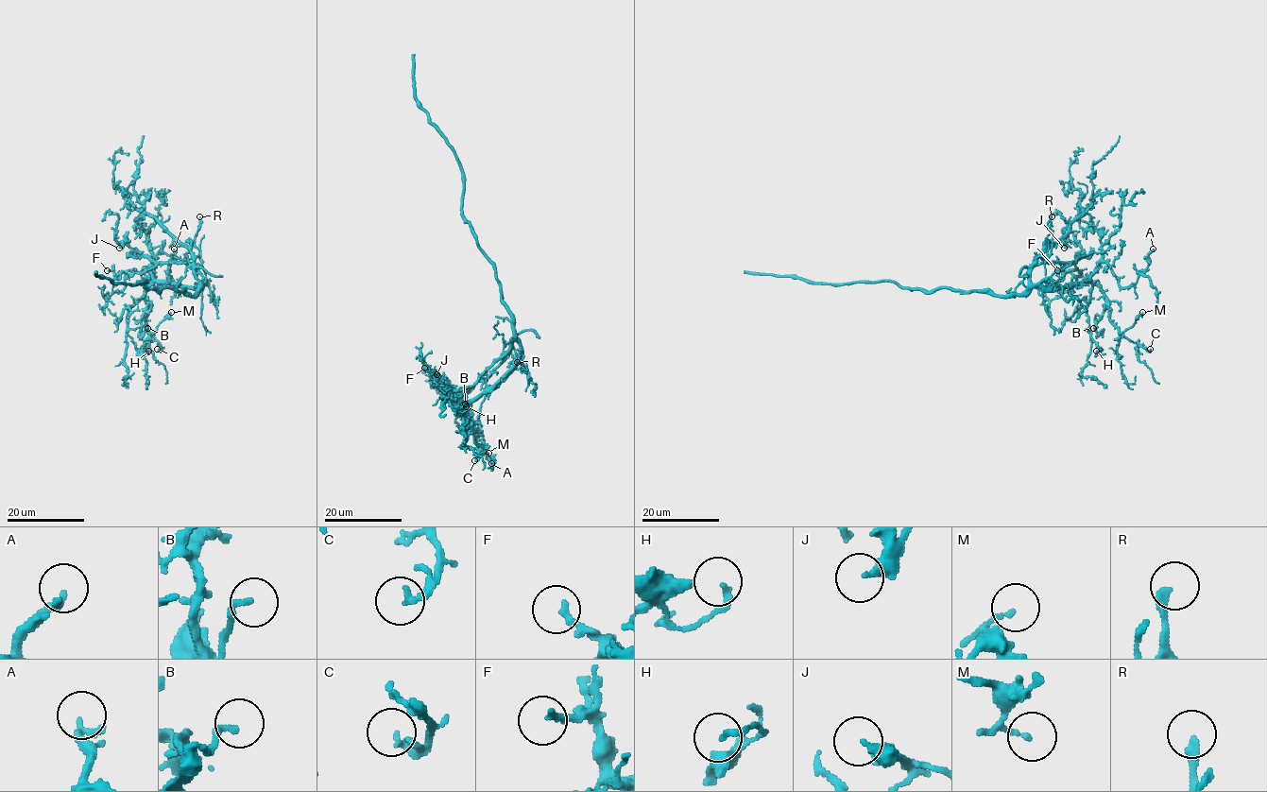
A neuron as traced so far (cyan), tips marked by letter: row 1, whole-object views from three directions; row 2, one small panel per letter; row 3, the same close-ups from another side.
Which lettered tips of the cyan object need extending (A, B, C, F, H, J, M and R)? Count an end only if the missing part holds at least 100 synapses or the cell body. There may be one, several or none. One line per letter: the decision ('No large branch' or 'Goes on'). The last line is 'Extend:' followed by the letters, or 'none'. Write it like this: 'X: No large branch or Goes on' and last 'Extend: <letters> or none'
A: No large branch
B: No large branch
C: No large branch
F: No large branch
H: No large branch
J: No large branch
M: No large branch
R: No large branch
Extend: none

